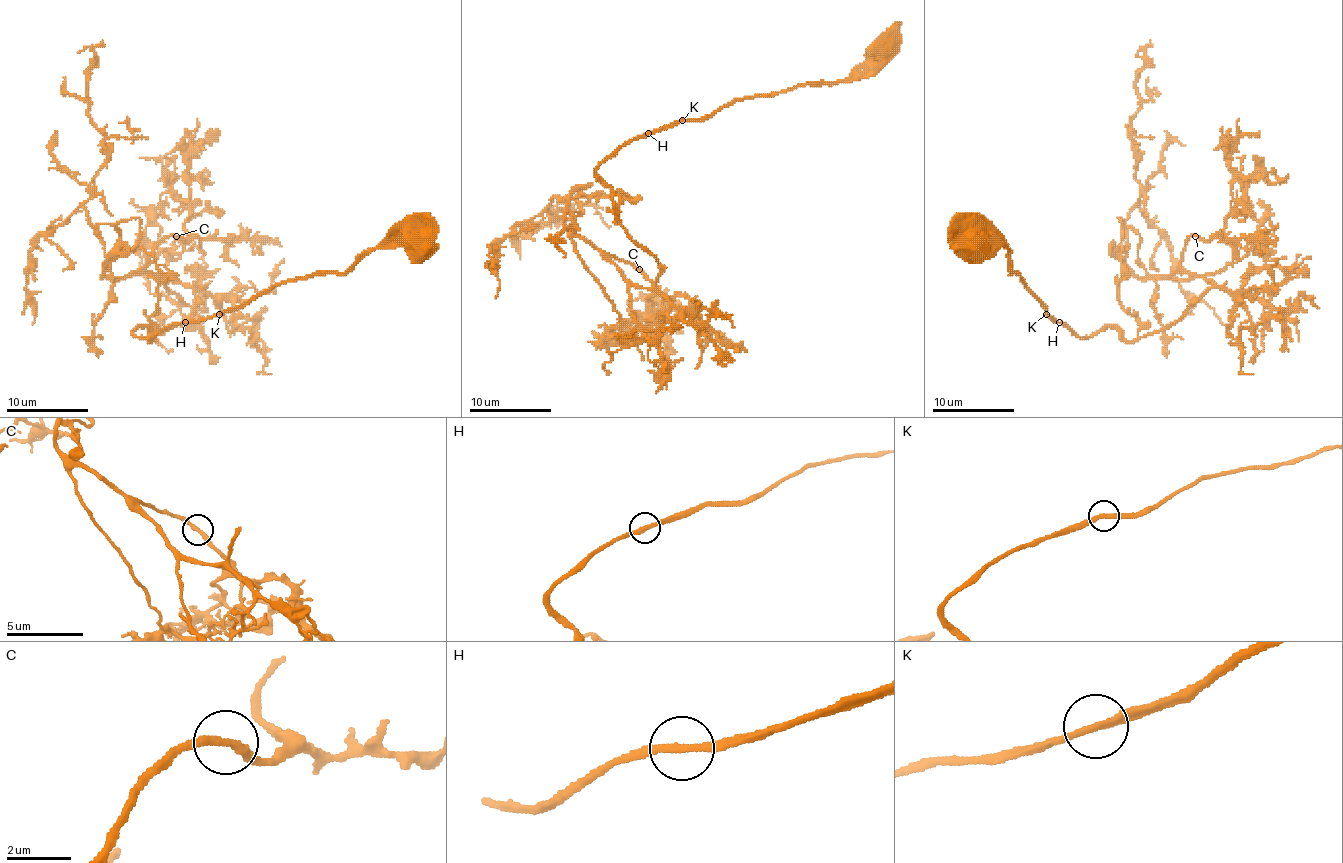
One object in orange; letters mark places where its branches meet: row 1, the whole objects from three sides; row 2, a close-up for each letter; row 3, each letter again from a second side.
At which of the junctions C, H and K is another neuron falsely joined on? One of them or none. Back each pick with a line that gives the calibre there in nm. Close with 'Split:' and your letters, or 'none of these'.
Split: none of these

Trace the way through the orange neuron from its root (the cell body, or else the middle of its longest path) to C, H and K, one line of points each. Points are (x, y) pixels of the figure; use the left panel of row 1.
C: (424, 242), (137, 337), (197, 306), (146, 269), (176, 236)
H: (424, 242), (422, 238), (403, 238), (393, 246), (370, 248), (343, 273), (288, 279), (234, 308), (185, 322)
K: (424, 242), (422, 238), (403, 238), (393, 246), (370, 248), (343, 273), (319, 273), (282, 281), (220, 314)

